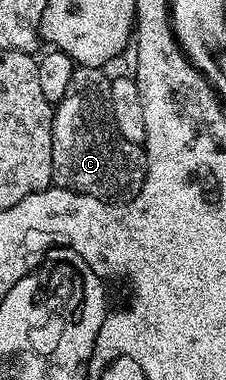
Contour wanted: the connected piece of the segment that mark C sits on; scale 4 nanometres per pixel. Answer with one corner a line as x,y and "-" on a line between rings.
78,65
53,111
53,185
110,203
132,199
143,187
145,150
119,135
111,115
111,81
102,68

